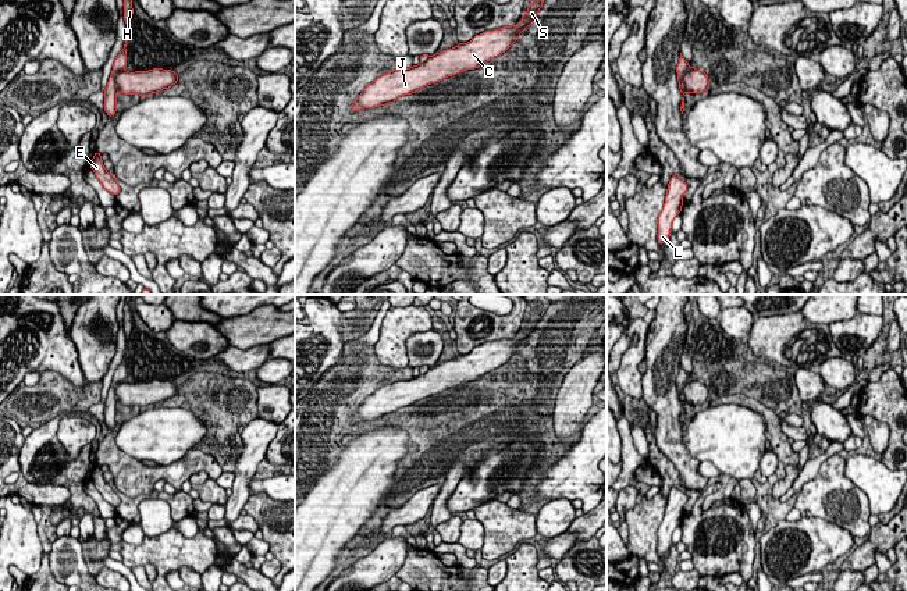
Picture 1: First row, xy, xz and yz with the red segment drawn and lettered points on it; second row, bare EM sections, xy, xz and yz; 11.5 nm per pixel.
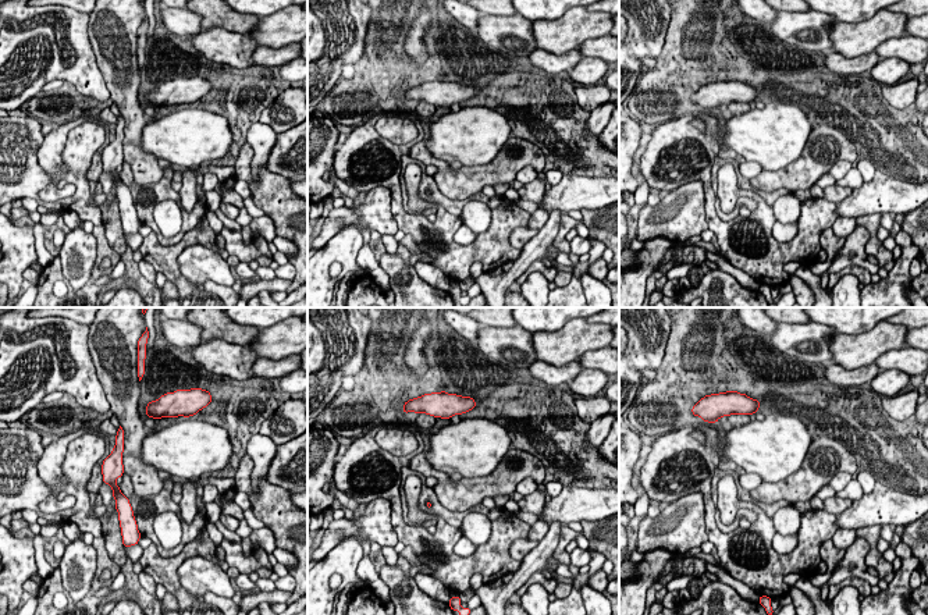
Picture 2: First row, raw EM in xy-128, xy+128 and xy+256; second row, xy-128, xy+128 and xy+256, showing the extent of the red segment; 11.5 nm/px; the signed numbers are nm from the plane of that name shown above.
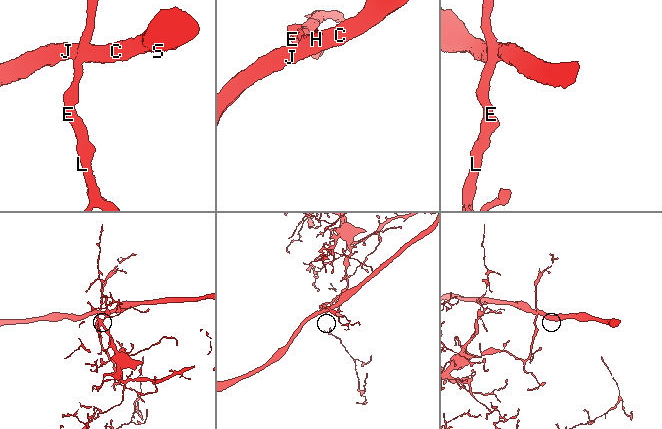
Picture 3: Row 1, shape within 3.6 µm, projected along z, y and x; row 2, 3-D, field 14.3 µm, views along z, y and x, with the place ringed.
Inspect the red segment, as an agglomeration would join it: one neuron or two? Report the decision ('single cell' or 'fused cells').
fused cells

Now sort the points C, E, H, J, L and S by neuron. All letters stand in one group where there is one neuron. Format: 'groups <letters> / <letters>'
groups C J S / E H L

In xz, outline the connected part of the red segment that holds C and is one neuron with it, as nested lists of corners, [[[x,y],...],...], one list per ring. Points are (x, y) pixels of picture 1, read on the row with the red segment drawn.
[[[531,0],[522,24],[485,31],[467,43],[430,56],[424,63],[406,70],[394,70],[369,83],[352,103],[352,111],[374,108],[395,103],[399,96],[412,95],[417,89],[440,82],[459,72],[474,70],[508,51],[519,40],[520,33],[538,19],[537,13],[544,1]]]

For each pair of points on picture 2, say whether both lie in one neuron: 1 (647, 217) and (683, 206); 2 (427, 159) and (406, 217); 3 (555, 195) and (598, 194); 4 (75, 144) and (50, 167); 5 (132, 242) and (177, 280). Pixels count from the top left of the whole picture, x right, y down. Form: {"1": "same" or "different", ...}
{"1": "same", "2": "different", "3": "same", "4": "different", "5": "different"}

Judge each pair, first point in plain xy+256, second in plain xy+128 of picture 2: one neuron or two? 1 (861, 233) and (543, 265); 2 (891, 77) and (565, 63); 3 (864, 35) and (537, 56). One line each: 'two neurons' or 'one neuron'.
1: two neurons
2: two neurons
3: two neurons

